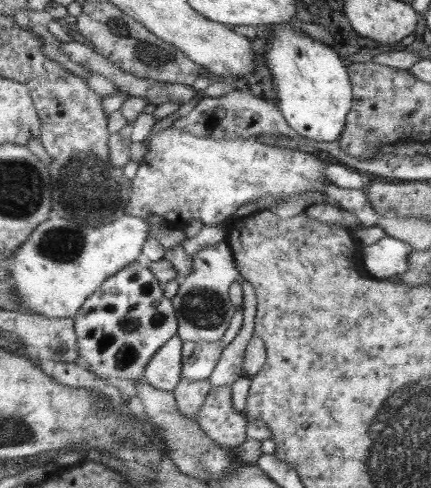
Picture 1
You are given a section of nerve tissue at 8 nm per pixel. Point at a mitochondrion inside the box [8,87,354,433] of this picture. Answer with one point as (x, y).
(63, 243)

